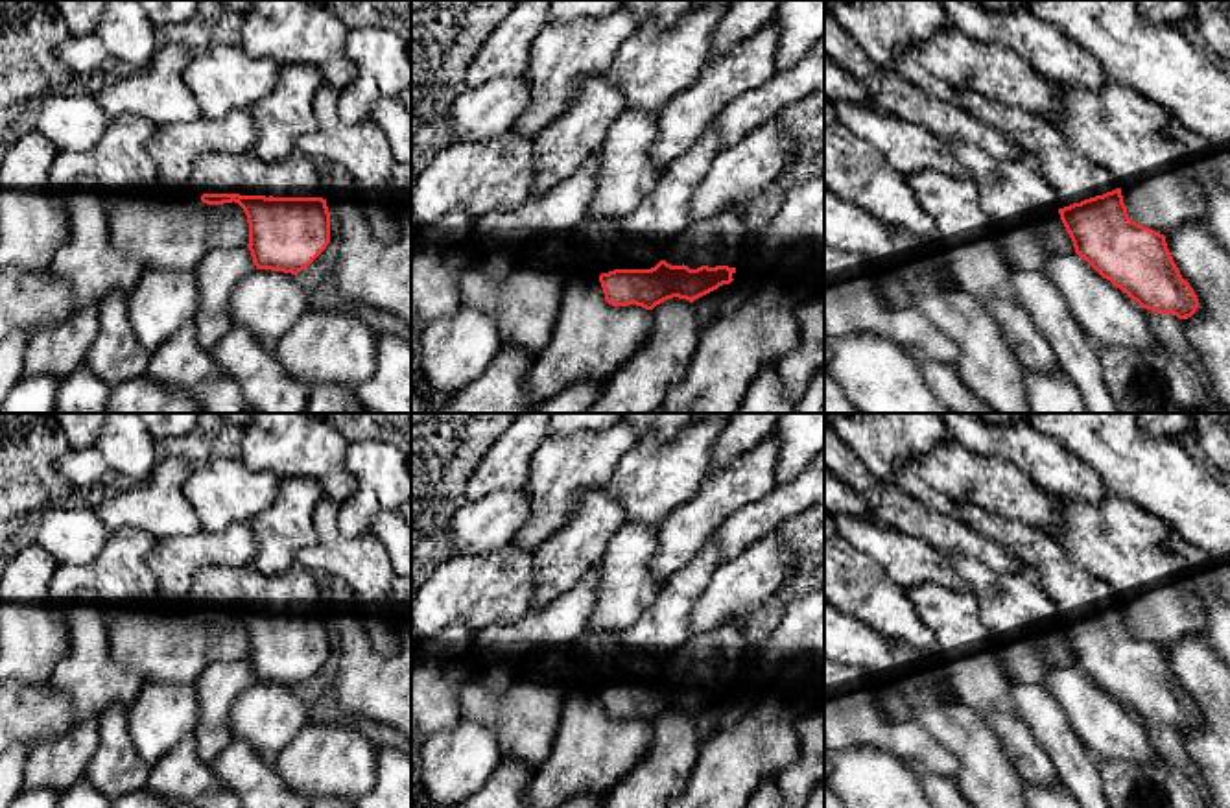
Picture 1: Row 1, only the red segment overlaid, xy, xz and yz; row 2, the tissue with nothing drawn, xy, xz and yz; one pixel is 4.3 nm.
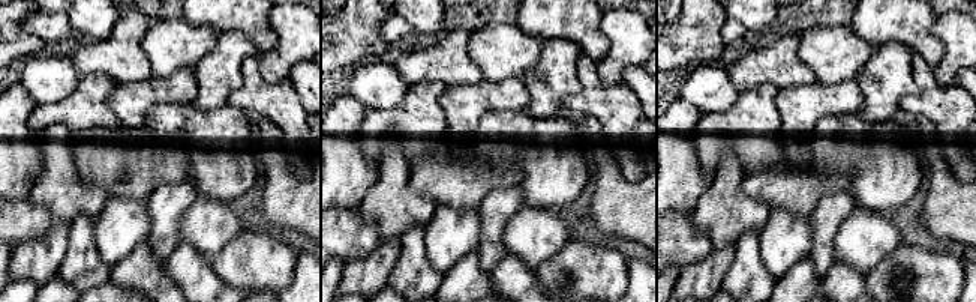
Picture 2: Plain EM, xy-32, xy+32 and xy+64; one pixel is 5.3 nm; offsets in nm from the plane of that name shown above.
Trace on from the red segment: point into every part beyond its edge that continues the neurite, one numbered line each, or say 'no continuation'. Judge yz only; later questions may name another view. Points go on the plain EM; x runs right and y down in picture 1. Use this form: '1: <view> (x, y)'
1: yz (1072, 589)

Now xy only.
1: xy (214, 585)

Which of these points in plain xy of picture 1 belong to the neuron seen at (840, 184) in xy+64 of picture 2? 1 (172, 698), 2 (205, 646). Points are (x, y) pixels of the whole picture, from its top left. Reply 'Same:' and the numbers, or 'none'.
Same: 2

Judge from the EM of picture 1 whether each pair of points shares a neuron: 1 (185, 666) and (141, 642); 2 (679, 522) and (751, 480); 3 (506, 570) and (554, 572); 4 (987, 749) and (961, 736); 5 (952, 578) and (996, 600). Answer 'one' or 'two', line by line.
1: one
2: one
3: two
4: one
5: two

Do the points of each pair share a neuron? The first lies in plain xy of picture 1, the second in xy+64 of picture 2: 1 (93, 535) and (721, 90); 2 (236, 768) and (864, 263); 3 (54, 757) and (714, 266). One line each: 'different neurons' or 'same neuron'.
1: same neuron
2: different neurons
3: same neuron

